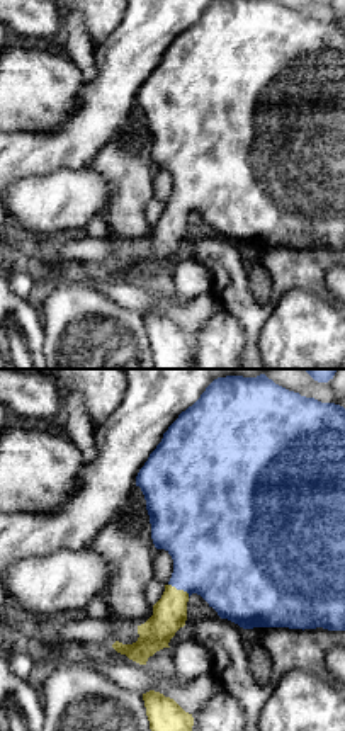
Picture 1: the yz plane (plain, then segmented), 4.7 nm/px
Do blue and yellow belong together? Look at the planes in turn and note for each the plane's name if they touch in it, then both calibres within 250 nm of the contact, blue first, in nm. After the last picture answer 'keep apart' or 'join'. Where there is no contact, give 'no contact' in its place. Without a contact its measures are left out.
meets blue in yz; 440 nm thick on the blue side, 160 nm on the other

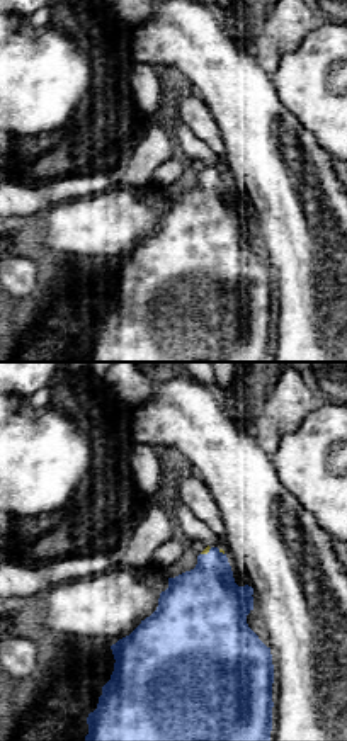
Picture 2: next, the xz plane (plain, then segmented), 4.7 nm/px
meets blue in xz; 360 nm thick on the blue side, 20 nm on the other

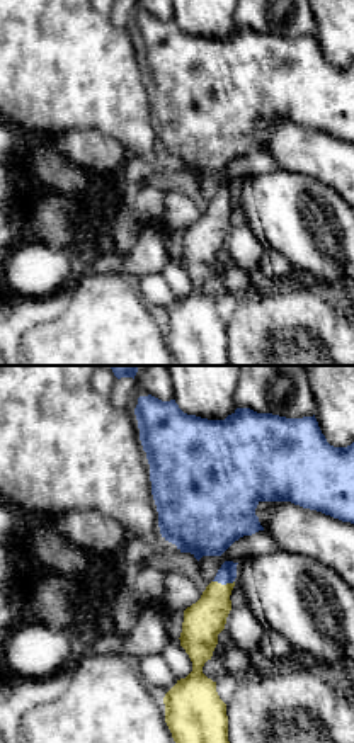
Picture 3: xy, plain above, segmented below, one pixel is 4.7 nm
meets blue in xy; 90 nm thick on the blue side, 190 nm on the other

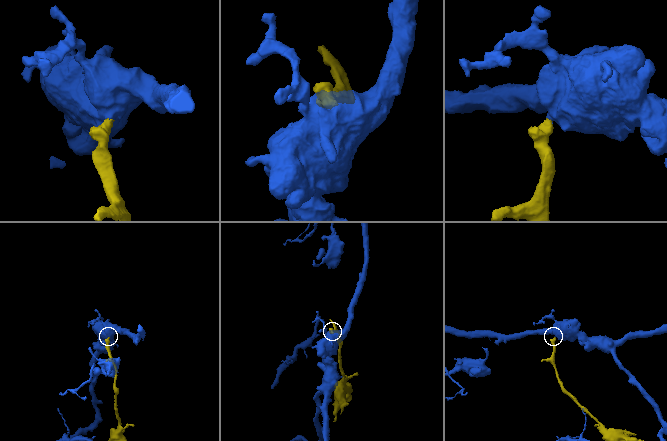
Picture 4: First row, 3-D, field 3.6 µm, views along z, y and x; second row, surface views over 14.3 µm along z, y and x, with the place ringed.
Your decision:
join

